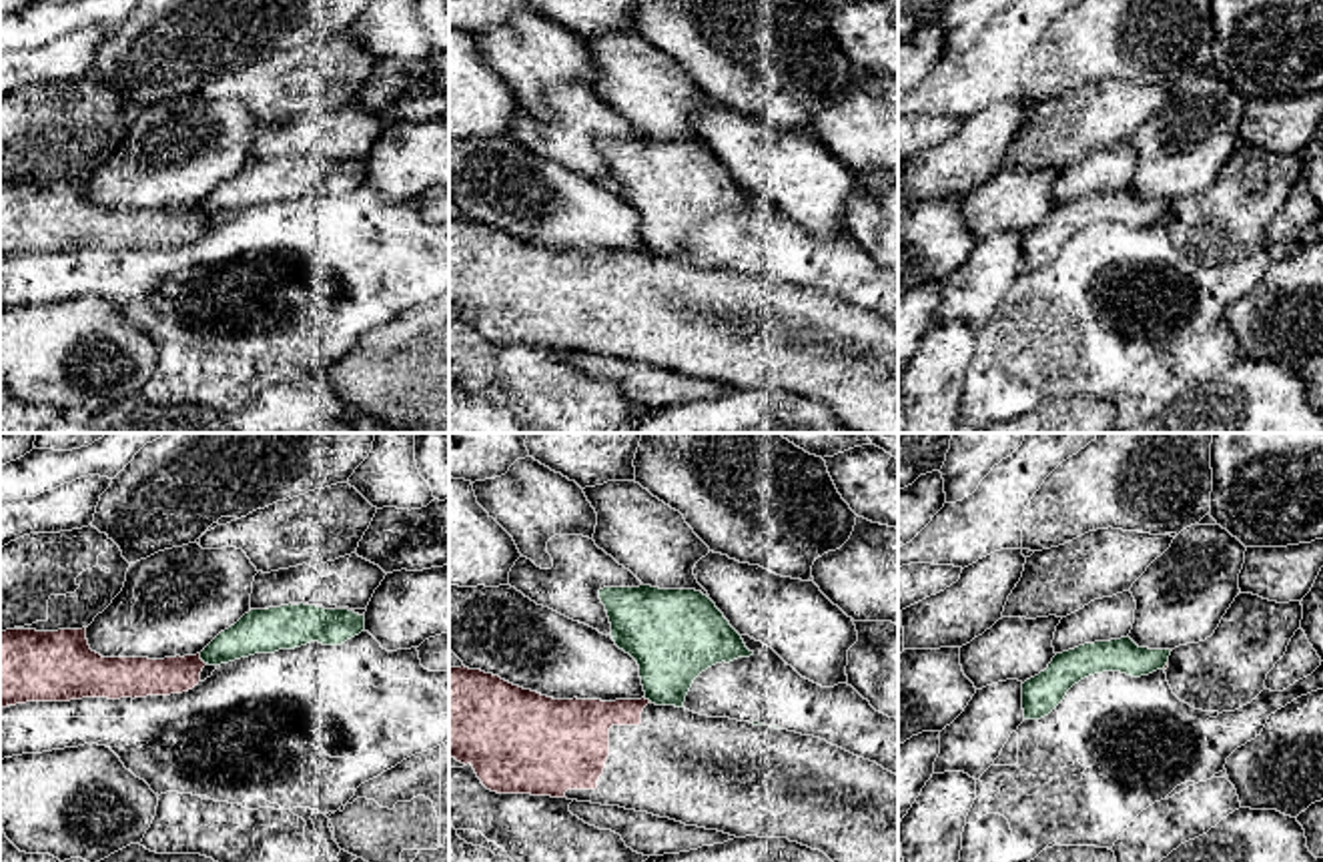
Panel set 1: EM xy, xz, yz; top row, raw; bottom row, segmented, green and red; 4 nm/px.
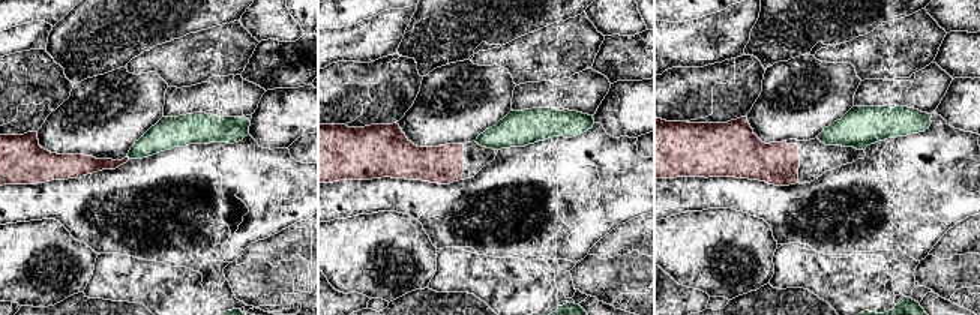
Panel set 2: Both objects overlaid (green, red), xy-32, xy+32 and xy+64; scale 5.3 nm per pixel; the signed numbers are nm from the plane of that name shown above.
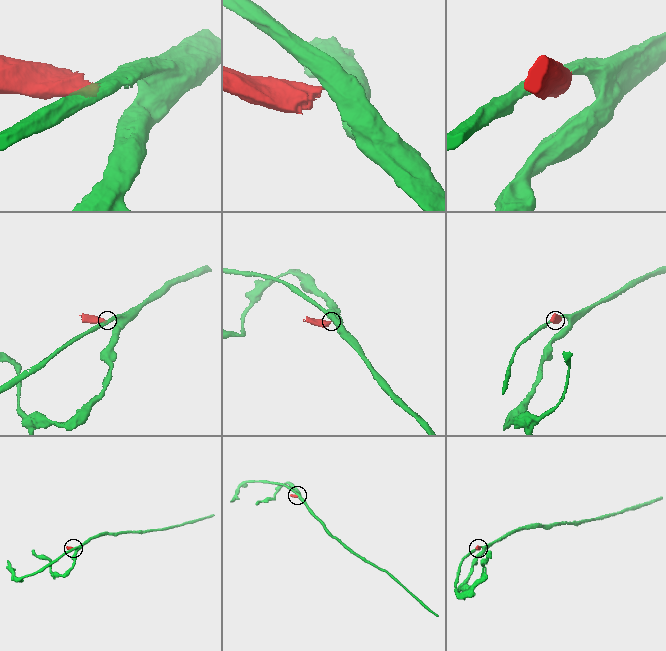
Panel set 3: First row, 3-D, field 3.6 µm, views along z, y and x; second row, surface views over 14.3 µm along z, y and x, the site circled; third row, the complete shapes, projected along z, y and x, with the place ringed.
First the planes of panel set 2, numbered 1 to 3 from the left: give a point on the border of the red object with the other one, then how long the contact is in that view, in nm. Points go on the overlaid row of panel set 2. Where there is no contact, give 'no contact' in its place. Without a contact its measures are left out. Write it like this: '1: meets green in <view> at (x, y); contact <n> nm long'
1: no contact
2: no contact
3: no contact

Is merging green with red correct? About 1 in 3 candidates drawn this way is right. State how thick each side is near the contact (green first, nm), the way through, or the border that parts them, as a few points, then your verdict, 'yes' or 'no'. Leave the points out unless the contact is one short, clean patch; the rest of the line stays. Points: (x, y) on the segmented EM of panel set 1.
180/150 nm | along xy (199, 654), (205, 664) | no

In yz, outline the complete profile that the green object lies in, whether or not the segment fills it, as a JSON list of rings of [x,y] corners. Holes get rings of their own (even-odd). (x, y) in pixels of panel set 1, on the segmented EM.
[[[1129,635],[1056,654],[1044,672],[1022,684],[1024,720],[1048,716],[1066,692],[1088,676],[1121,672],[1141,678],[1165,670],[1169,656],[1171,650],[1139,648]]]

